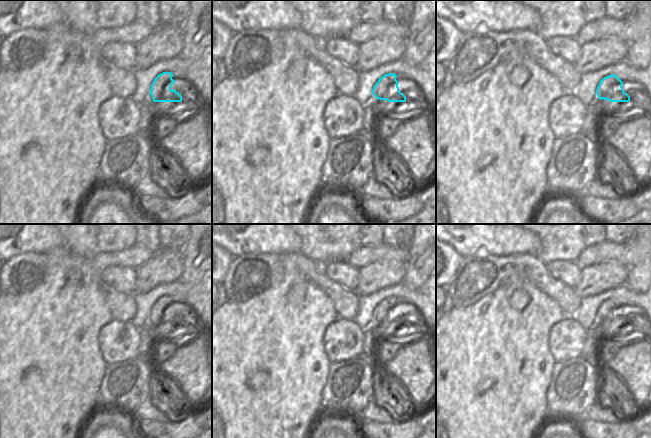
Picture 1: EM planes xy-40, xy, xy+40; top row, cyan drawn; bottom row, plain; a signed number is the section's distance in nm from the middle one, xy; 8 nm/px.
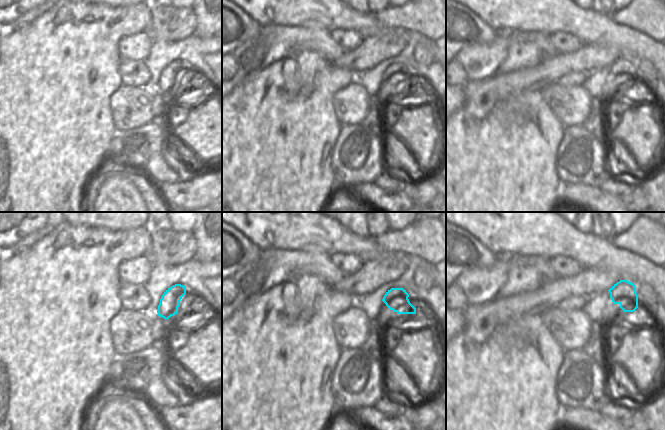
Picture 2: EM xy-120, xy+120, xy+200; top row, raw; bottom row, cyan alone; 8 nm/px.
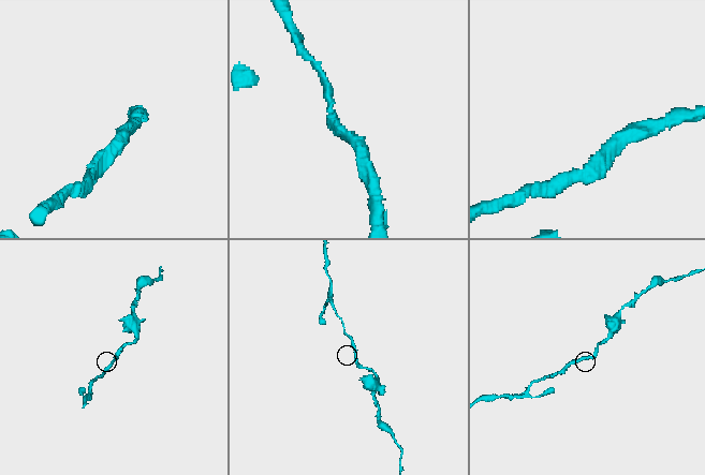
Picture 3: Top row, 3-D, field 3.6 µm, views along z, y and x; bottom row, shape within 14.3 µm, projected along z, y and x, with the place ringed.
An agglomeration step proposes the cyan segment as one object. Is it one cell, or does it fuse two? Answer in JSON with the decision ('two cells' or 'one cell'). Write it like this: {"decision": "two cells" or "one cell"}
{"decision": "one cell"}

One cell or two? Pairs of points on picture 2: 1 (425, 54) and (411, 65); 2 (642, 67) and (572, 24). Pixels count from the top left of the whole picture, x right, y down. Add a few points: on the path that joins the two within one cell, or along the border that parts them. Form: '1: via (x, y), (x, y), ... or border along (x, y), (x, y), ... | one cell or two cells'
1: border along (408, 51), (423, 65), (429, 65), (433, 62) | two cells
2: border along (634, 60), (646, 59), (654, 68) | two cells

